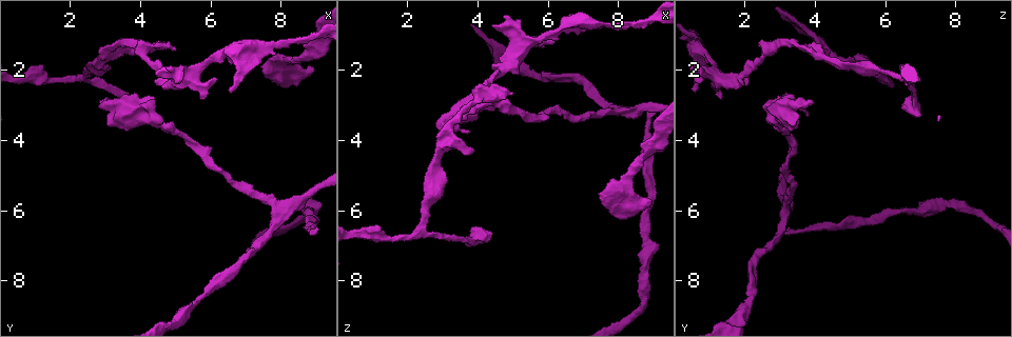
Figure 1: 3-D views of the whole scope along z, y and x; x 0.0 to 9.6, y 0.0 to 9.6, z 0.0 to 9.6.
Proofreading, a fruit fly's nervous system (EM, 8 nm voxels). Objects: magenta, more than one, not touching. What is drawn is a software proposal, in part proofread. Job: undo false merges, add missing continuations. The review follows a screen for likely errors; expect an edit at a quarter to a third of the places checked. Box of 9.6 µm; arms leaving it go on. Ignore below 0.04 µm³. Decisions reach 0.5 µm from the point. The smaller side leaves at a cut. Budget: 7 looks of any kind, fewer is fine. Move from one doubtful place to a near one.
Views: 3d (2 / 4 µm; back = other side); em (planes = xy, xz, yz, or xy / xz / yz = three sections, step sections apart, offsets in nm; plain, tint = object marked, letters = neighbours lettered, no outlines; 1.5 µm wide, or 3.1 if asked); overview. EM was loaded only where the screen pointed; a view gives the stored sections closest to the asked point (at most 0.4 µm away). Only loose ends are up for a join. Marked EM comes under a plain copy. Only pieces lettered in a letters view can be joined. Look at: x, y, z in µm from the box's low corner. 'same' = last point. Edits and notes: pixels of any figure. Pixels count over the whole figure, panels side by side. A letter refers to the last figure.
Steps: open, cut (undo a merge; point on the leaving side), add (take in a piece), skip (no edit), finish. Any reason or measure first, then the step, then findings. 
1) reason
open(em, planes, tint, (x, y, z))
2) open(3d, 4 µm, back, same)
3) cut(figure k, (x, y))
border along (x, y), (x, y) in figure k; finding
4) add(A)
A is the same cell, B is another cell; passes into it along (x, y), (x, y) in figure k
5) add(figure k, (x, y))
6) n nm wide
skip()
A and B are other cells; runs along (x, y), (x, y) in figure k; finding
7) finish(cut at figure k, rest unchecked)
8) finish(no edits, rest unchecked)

open(3d, 2 µm, (8.90, 1.95, 5.75))

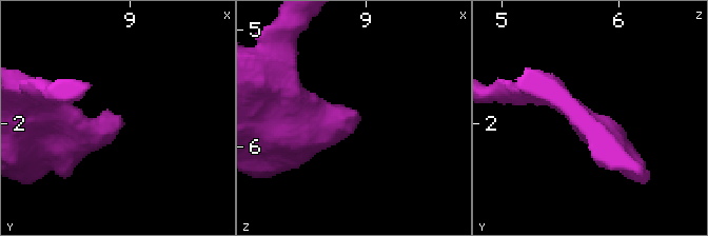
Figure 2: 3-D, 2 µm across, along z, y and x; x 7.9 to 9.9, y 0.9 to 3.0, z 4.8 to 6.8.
open(em, xy, step 8, letters, (8.96, 1.98, 5.72))

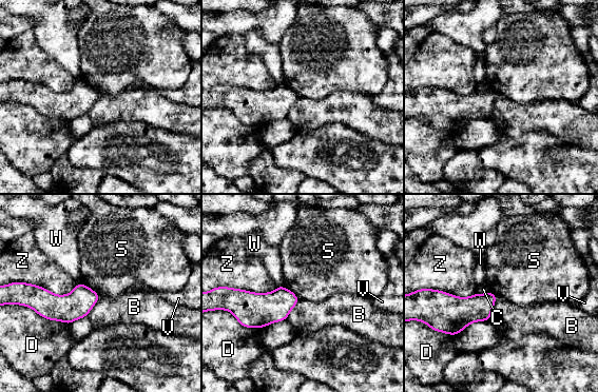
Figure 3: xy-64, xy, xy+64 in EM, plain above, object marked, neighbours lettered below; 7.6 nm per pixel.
Z touches over 360 nm
skip()
B, C, D, S, V, W and Z are other cells; border along (283, 285), (300, 298) in figure 3; no lettered piece goes on from it

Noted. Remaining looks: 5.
thick end
open(3d, 4 µm, (3.05, 3.50, 3.40))

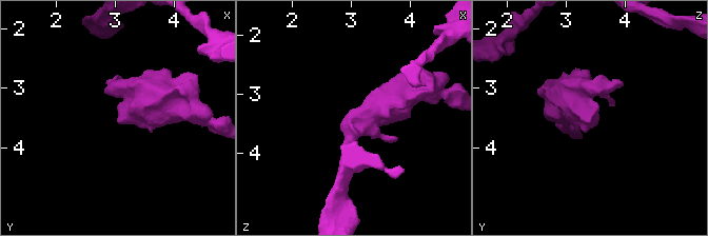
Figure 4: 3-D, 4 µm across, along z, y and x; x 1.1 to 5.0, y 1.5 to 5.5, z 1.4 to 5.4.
need the tissue
open(em, planes, letters, (3.10, 3.50, 3.45))

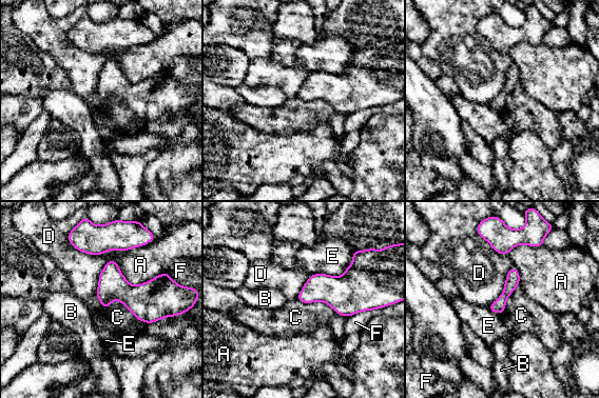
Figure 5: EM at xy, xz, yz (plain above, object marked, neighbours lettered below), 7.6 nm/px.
skip()
A, B, C, D, E and F are other cells; runs along (514, 270), (513, 281), (495, 310) in figure 5; none of them fits

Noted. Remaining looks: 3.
an open end
open(em, planes, letters, (4.70, 1.95, 0.75))

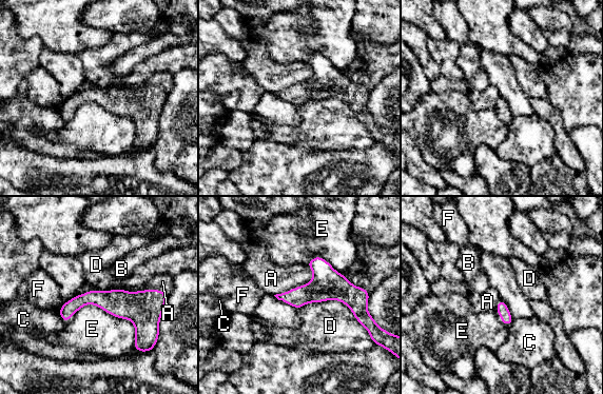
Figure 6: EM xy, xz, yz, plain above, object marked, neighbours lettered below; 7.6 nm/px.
skip()
A, B, C, D, E and F are other cells; runs along (160, 299), (82, 299), (62, 314) in figure 6; none of them fits

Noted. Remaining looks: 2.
finish(no edits, rest unchecked)

